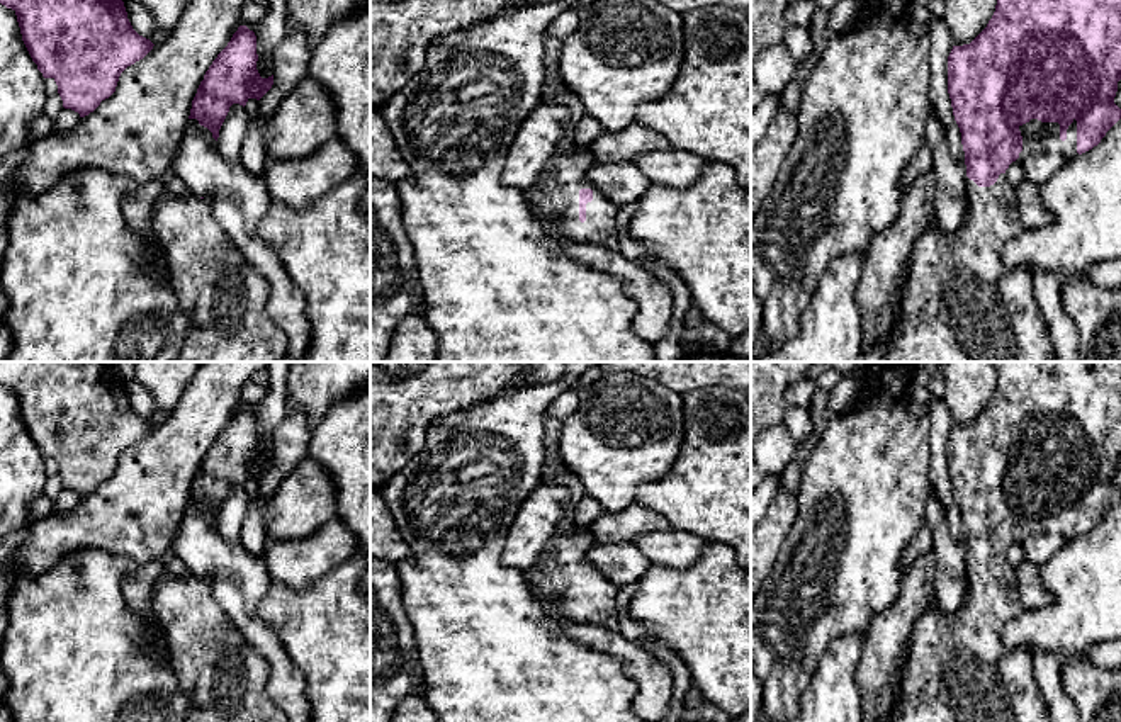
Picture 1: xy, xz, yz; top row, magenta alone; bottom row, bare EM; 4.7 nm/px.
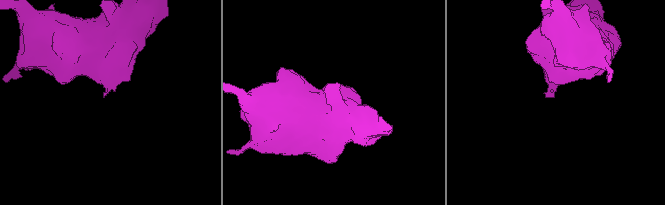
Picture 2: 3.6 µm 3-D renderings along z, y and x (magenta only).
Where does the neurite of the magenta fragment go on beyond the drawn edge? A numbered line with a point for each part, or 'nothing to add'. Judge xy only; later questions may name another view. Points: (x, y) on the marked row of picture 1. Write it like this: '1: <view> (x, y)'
nothing to add

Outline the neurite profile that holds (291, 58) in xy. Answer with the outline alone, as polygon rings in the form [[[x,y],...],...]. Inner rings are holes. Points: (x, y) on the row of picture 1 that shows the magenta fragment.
[[[301,31],[287,34],[273,51],[273,85],[258,100],[258,119],[272,119],[280,102],[307,75],[313,48]]]

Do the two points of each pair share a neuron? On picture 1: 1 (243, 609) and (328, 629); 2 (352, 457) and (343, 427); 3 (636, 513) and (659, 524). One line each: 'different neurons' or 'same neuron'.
1: different neurons
2: same neuron
3: same neuron

